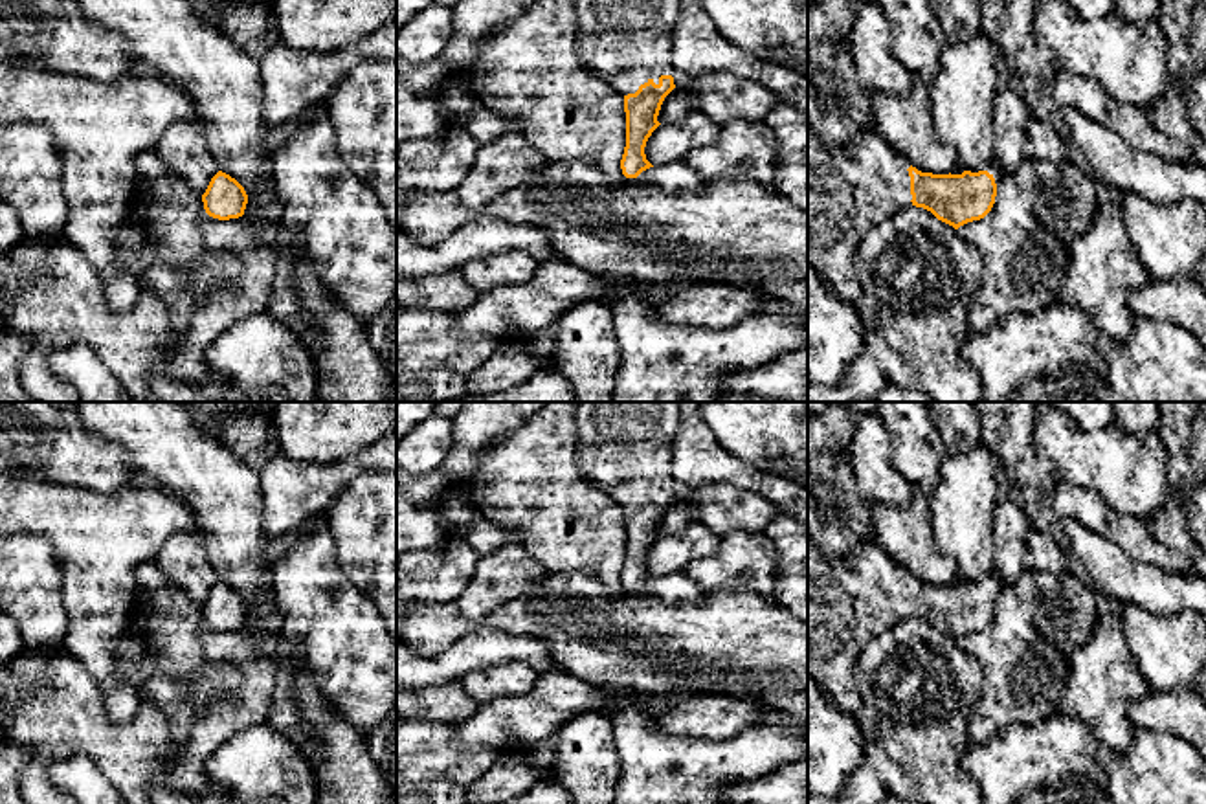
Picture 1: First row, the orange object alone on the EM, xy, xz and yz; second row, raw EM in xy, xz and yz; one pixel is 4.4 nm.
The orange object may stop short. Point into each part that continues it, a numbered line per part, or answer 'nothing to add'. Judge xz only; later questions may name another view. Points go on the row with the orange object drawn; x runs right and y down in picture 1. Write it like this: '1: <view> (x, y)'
1: xz (625, 43)
2: xz (678, 177)

